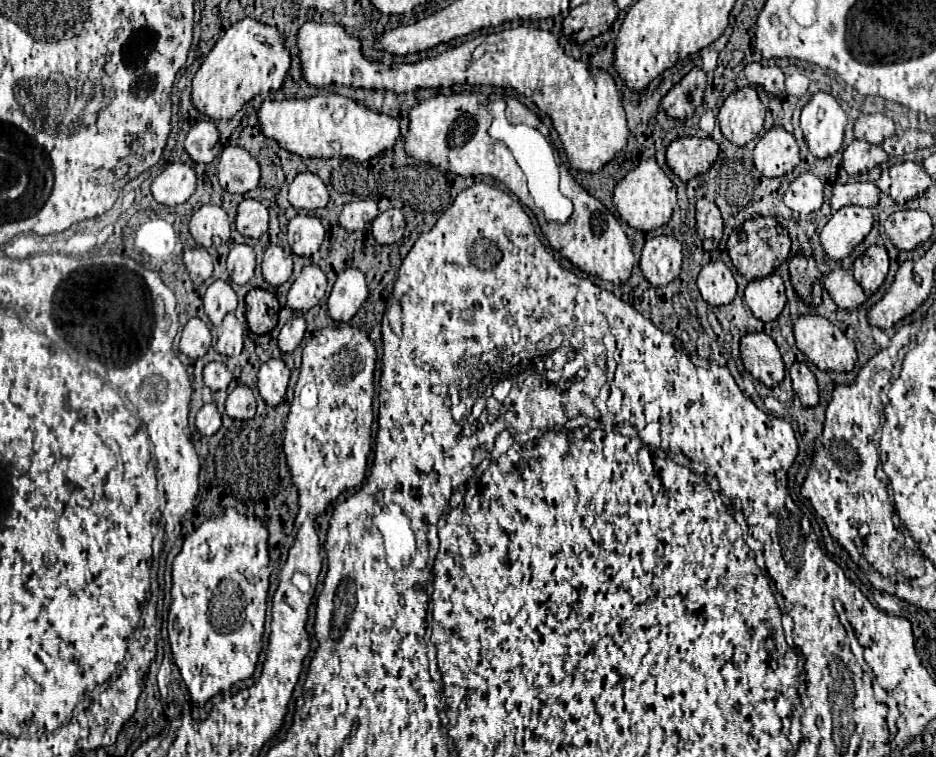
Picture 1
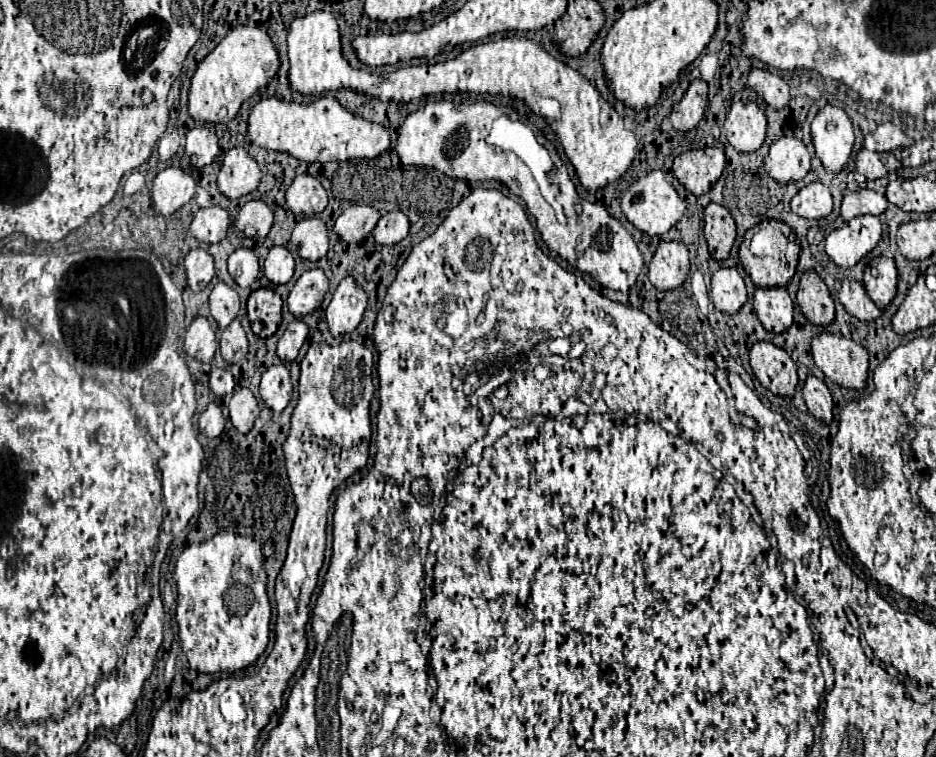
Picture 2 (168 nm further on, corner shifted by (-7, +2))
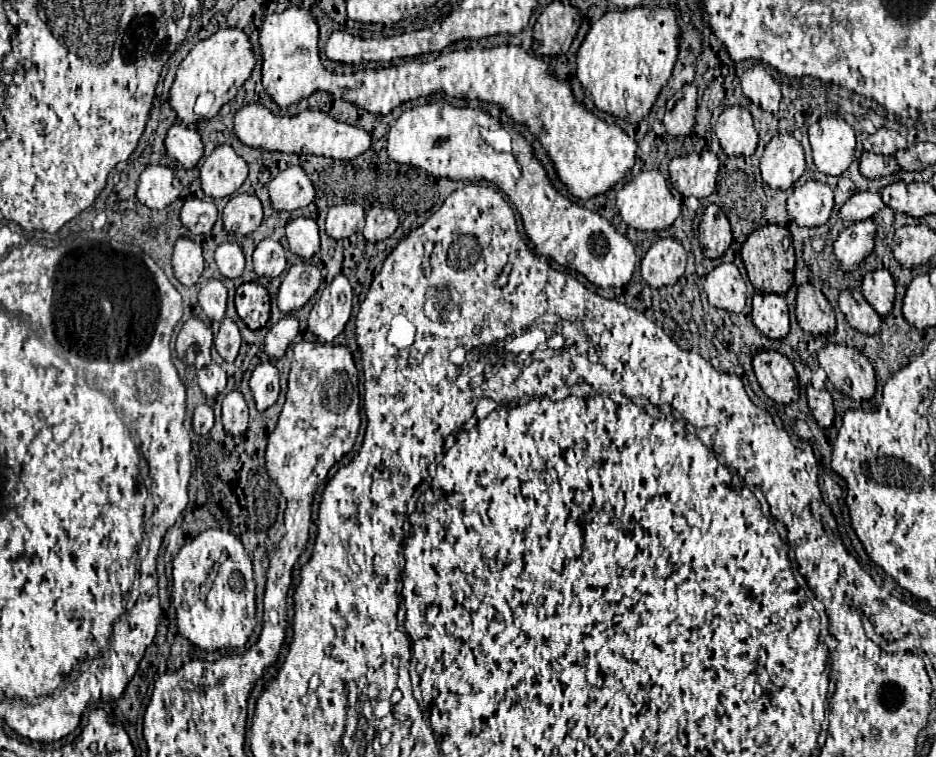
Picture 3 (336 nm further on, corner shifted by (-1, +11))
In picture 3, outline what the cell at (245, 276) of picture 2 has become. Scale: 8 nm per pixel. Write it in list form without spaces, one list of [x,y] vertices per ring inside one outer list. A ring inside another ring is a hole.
[[[225,242],[215,250],[215,264],[225,278],[239,278],[245,268],[245,256],[235,242]]]

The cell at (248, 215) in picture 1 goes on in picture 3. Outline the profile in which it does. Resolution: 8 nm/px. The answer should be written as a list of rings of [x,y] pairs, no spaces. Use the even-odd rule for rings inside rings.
[[[251,194],[233,196],[223,208],[223,230],[233,236],[247,236],[259,228],[263,208],[259,198]]]

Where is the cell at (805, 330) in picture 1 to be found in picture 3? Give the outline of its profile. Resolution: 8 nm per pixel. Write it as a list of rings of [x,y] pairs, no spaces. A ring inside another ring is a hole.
[[[827,344],[819,350],[819,364],[827,372],[831,384],[855,402],[871,400],[877,390],[877,380],[871,362],[855,348]]]

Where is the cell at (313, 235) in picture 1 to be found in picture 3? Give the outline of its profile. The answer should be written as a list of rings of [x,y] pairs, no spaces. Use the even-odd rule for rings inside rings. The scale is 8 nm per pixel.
[[[295,218],[287,224],[289,250],[305,260],[319,252],[319,228],[311,218]]]

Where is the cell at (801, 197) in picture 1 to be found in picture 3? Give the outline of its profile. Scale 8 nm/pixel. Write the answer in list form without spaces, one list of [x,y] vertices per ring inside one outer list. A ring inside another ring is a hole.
[[[809,180],[803,186],[797,186],[793,194],[787,198],[789,218],[797,226],[805,228],[825,224],[831,218],[833,206],[833,190],[817,180]]]

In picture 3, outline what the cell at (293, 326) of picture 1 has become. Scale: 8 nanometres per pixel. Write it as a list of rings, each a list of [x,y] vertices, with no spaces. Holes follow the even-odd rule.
[[[287,314],[283,316],[277,324],[271,326],[271,330],[267,332],[265,336],[265,354],[271,358],[271,360],[277,360],[285,354],[287,346],[293,342],[293,338],[297,336],[299,332],[299,322],[295,316]]]

